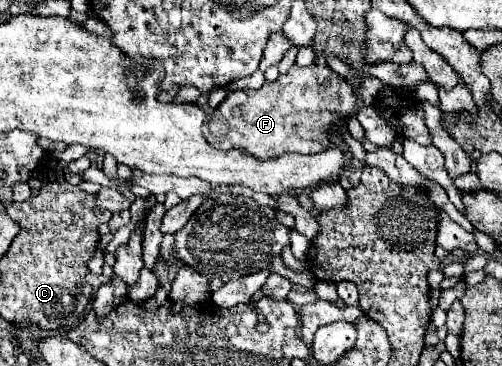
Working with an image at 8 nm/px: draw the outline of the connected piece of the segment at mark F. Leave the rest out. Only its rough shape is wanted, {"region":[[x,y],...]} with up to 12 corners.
{"region":[[327,65],[227,95],[209,143],[253,157],[319,153],[357,109]]}

